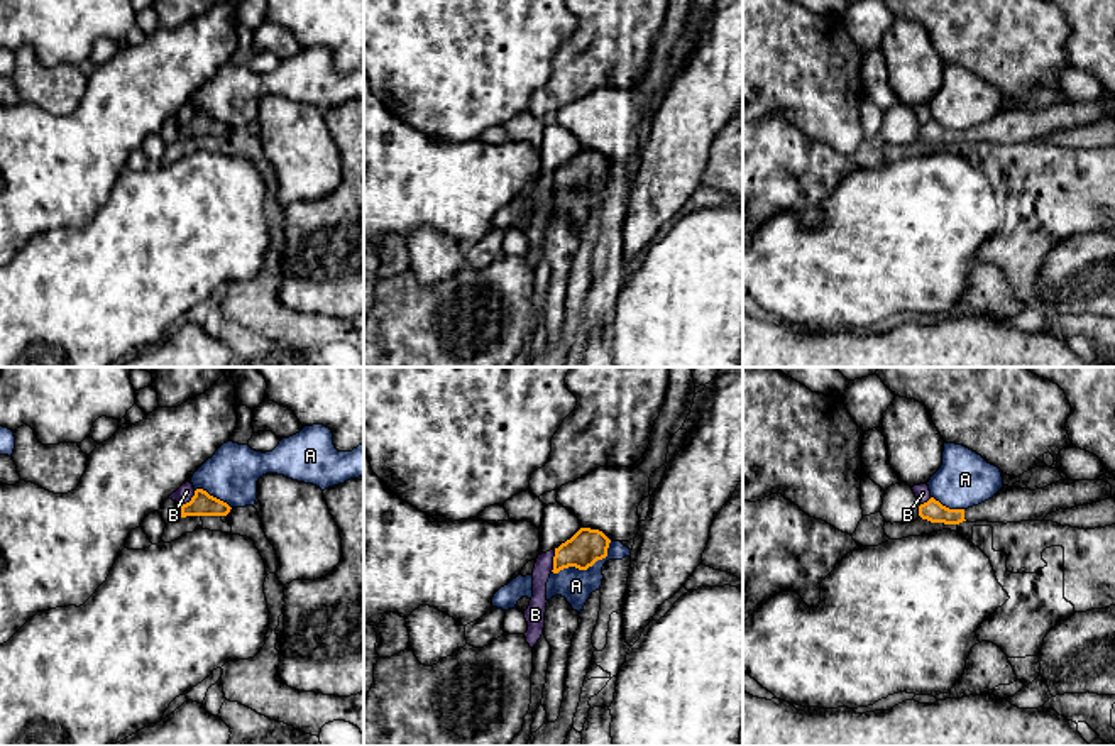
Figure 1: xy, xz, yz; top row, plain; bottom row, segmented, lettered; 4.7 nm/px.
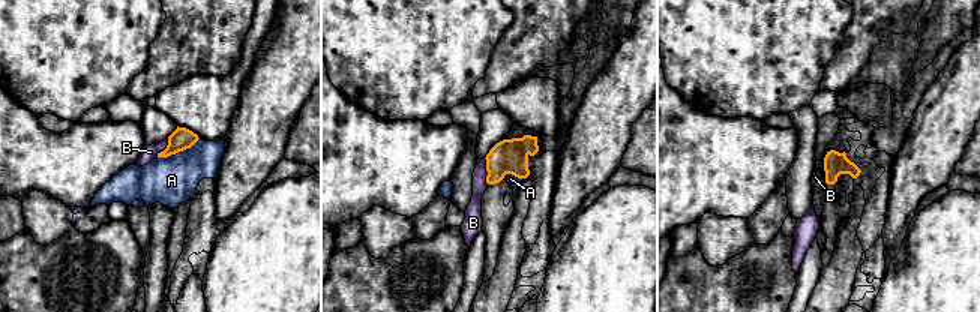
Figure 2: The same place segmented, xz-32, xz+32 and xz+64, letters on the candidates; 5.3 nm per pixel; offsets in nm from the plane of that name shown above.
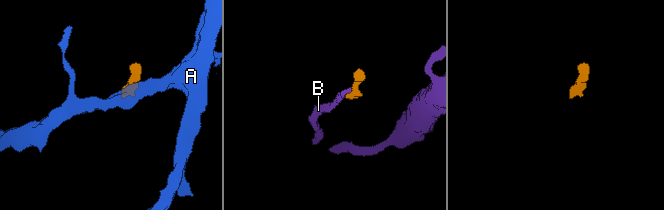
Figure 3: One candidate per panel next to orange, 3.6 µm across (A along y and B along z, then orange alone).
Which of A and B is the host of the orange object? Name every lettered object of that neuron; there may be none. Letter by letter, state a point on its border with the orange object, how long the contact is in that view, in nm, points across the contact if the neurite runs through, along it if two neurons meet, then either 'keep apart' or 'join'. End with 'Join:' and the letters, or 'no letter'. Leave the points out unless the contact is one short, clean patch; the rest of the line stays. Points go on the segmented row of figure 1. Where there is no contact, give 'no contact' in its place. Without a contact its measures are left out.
A: contact xz (586, 569); length 320 nm; border xz (611, 542), (606, 555), (586, 569), (564, 567), (552, 572); keep apart
B: contact xz (554, 560); length 110 nm; border xz (555, 550), (550, 570); keep apart
Join: no letter

